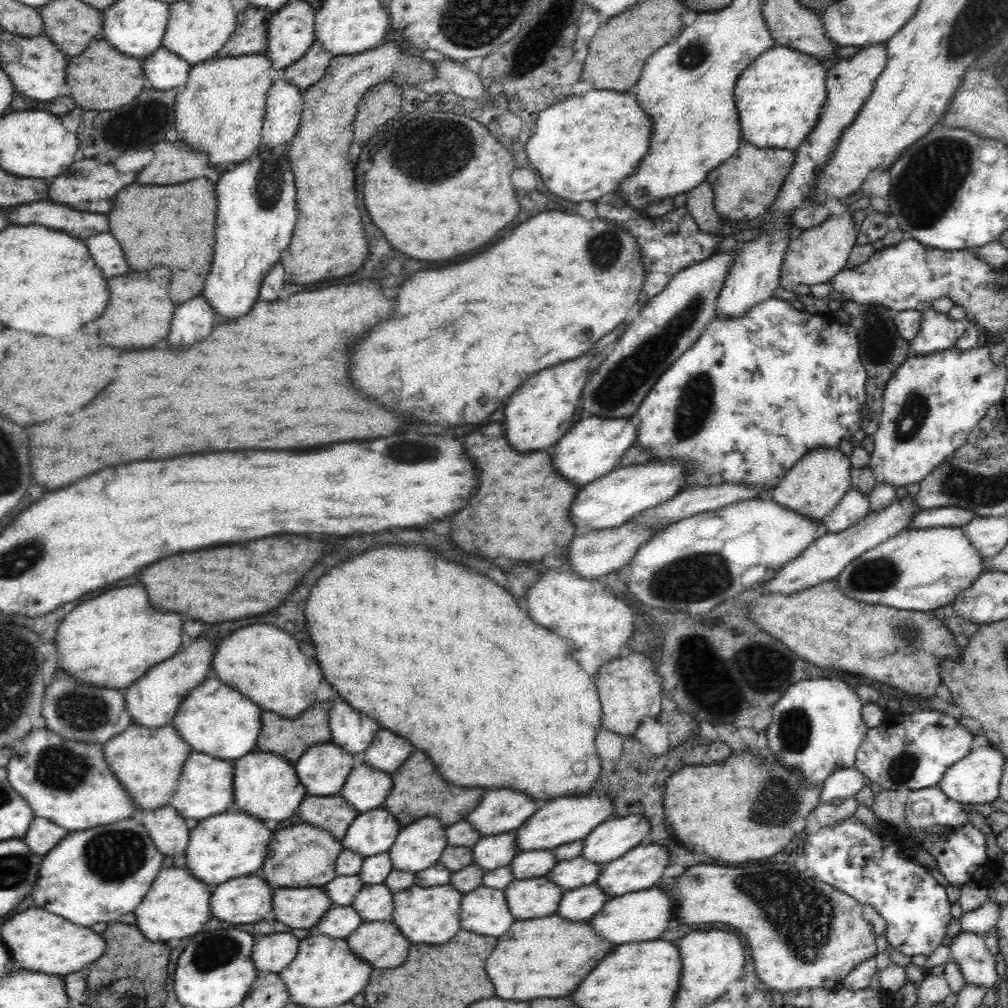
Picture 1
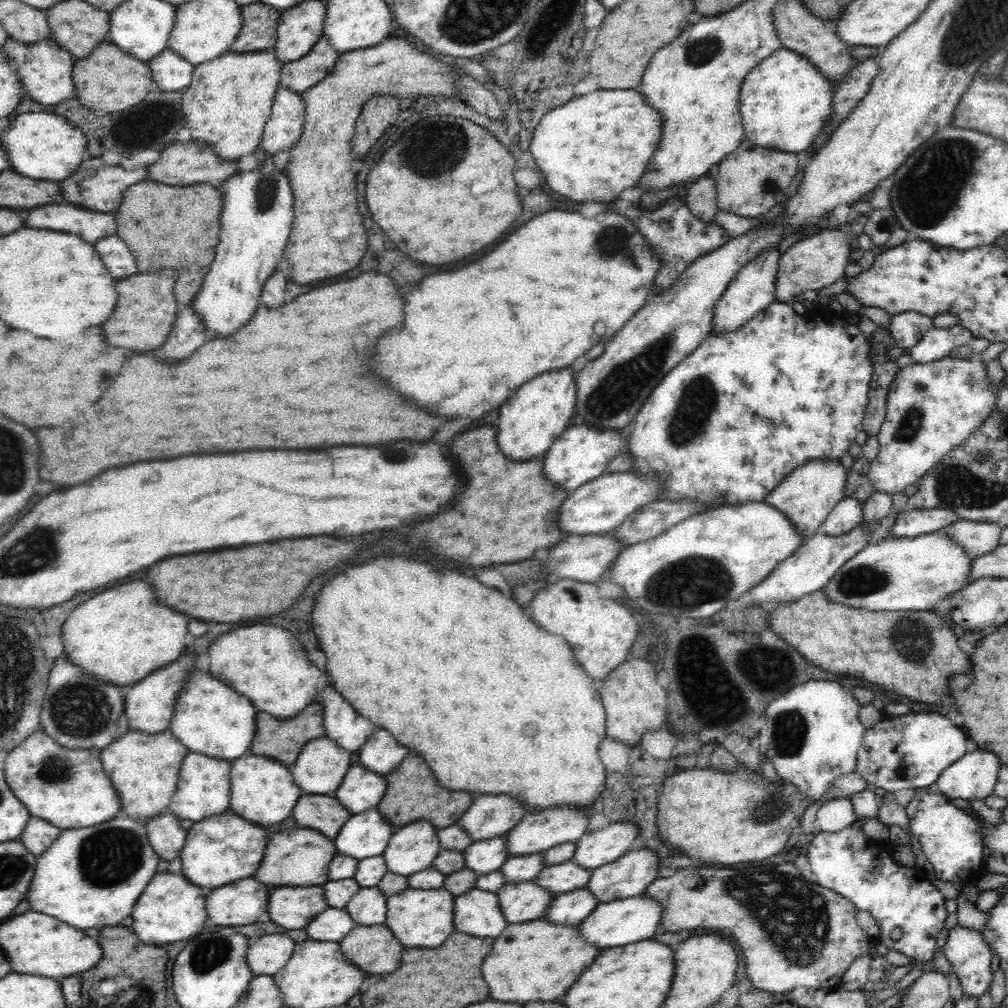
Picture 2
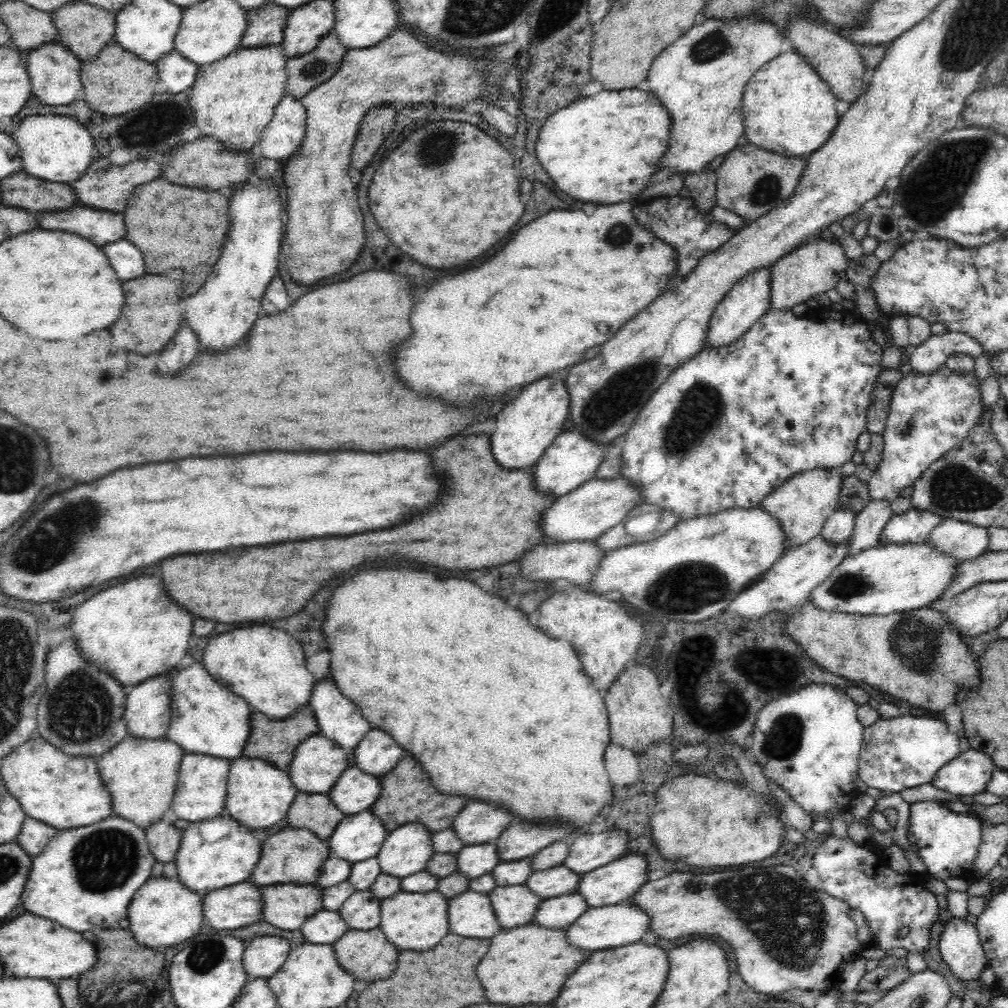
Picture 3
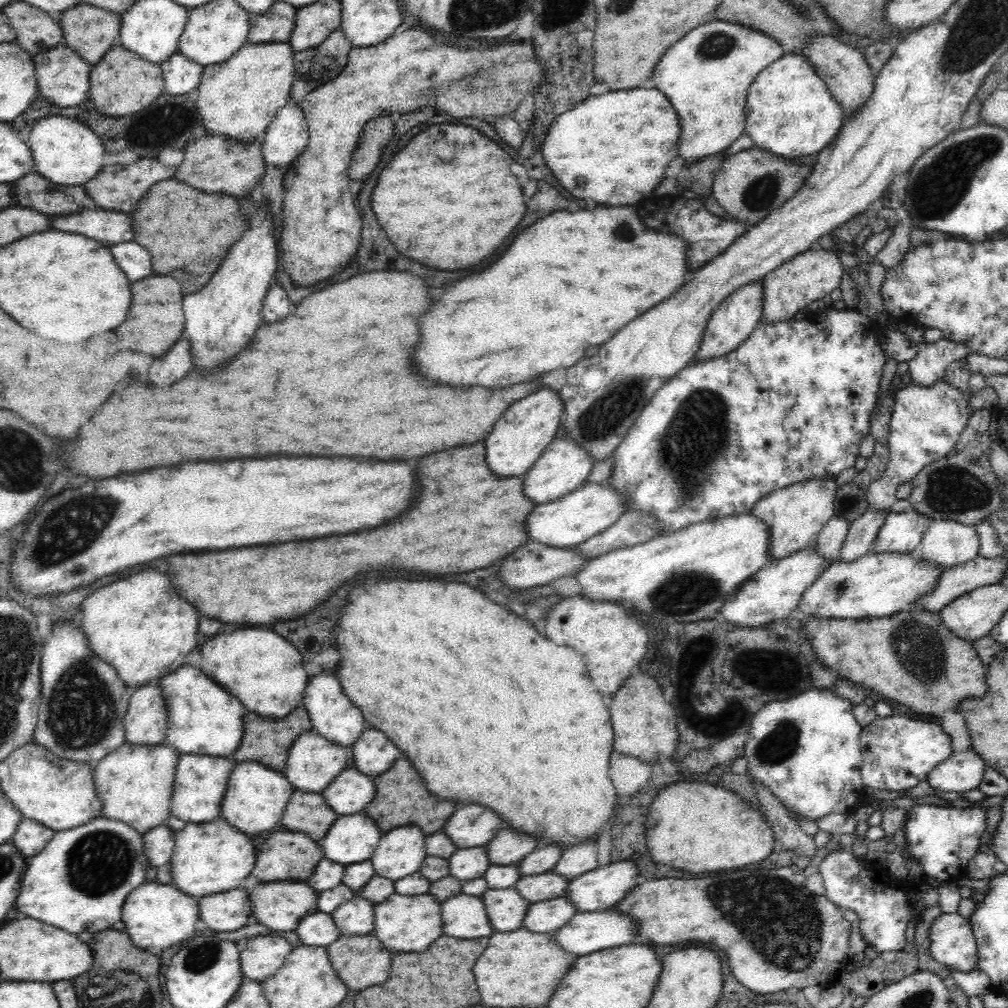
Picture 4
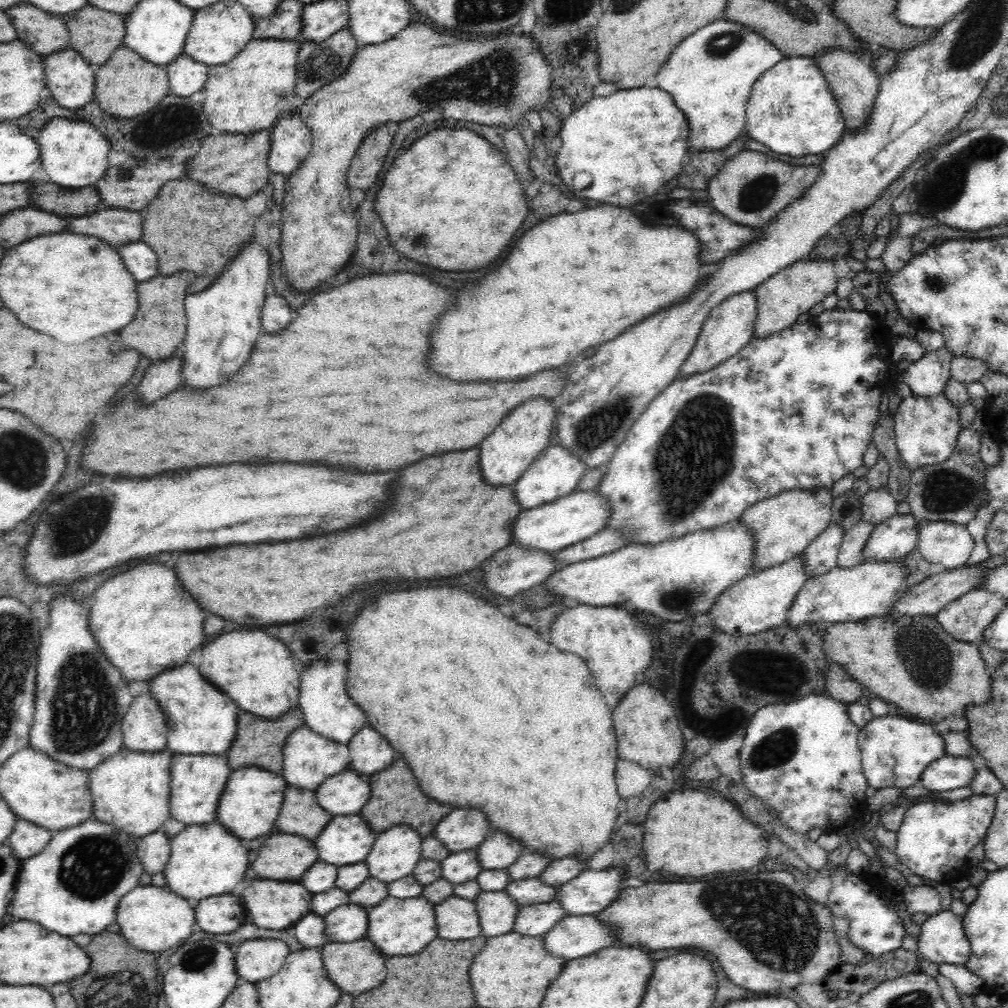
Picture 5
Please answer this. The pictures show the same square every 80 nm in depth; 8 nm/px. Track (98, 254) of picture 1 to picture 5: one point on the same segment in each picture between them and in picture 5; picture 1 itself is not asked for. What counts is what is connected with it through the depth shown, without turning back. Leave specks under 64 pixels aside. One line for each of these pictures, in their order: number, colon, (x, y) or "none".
2: (116, 256)
3: (125, 258)
4: (134, 260)
5: (142, 263)

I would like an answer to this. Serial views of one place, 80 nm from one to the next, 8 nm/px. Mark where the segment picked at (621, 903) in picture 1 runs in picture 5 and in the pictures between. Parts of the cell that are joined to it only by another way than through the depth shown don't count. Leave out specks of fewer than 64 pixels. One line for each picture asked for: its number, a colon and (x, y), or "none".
2: (630, 920)
3: (614, 926)
4: (586, 932)
5: (572, 937)

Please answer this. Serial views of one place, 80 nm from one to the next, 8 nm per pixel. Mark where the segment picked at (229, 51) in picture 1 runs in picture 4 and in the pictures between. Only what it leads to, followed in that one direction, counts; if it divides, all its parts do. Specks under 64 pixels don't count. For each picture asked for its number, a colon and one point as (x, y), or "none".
2: (260, 21)
3: (265, 26)
4: (277, 24)

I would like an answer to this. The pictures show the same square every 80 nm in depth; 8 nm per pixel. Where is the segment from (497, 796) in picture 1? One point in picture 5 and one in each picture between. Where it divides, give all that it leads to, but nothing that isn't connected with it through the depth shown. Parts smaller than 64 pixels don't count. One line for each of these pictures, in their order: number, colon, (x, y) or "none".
2: (488, 817)
3: (476, 823)
4: (470, 826)
5: (460, 830)

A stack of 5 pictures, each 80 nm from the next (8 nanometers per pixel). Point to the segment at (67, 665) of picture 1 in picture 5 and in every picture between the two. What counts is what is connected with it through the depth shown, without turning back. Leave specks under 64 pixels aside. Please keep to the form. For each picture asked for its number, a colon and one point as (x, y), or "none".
2: (121, 636)
3: (134, 631)
4: (141, 626)
5: (146, 623)

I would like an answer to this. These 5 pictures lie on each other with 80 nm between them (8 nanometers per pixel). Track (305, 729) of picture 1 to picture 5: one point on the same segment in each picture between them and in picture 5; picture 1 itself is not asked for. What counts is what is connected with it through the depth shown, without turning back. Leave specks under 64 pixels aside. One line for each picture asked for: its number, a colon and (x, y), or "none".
2: (281, 740)
3: (274, 741)
4: (265, 740)
5: (259, 742)

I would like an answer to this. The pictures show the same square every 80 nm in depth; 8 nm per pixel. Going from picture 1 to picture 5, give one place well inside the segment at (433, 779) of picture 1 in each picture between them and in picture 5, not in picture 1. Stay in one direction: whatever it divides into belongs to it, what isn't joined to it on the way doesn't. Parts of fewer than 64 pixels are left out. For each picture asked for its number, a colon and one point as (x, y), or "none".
2: (412, 793)
3: (407, 796)
4: (410, 803)
5: (394, 800)

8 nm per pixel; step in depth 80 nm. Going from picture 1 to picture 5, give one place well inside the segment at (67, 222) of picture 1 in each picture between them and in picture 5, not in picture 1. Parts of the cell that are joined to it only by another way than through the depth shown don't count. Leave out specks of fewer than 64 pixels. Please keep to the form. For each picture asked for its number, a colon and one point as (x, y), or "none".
2: (91, 226)
3: (102, 227)
4: (108, 227)
5: (118, 227)

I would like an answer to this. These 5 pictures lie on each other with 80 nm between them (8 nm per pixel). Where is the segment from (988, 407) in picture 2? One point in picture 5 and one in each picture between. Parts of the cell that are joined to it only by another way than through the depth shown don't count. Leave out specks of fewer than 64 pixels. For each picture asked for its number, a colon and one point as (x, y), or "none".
3: (929, 414)
4: (925, 425)
5: (926, 431)

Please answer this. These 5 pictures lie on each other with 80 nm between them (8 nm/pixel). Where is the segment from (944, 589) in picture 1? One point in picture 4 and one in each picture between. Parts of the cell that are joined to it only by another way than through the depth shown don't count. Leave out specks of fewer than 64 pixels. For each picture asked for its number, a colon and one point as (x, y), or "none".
2: (910, 574)
3: (885, 579)
4: (877, 585)

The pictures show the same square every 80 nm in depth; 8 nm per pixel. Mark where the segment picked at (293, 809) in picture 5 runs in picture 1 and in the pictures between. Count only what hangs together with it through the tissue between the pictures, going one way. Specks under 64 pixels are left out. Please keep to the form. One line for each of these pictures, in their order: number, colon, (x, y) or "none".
1: (333, 814)
2: (324, 814)
3: (316, 813)
4: (306, 812)

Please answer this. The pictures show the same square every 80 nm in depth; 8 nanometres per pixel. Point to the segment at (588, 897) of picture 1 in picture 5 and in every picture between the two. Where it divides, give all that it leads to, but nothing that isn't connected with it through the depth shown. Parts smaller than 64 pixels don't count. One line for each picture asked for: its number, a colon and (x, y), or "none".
2: (569, 908)
3: (554, 913)
4: (542, 917)
5: (534, 920)

